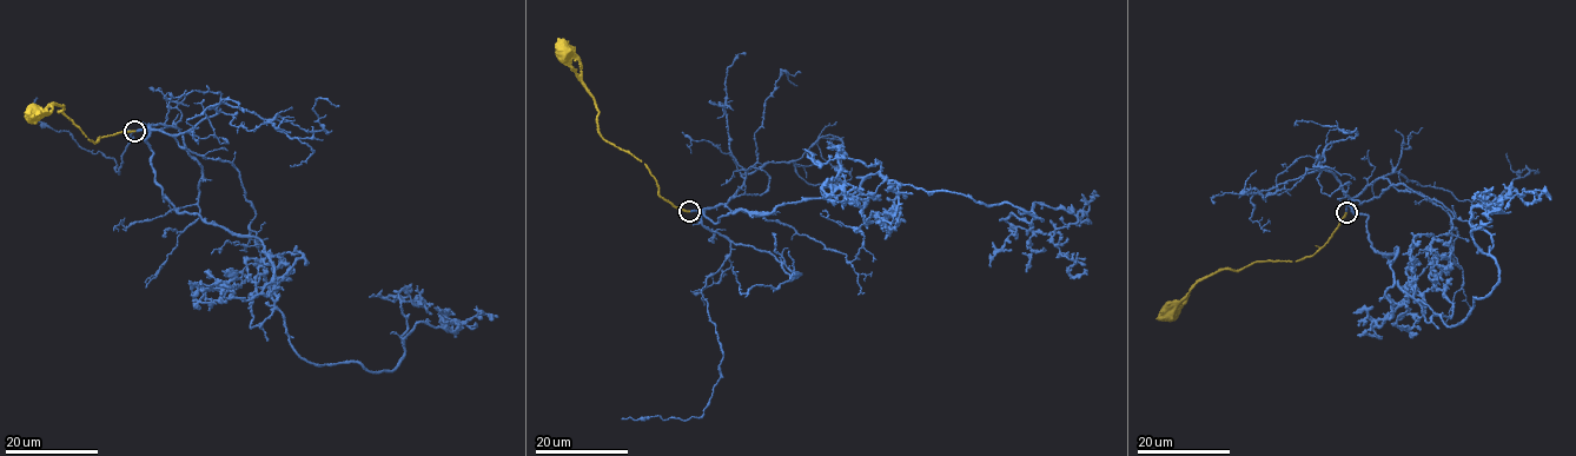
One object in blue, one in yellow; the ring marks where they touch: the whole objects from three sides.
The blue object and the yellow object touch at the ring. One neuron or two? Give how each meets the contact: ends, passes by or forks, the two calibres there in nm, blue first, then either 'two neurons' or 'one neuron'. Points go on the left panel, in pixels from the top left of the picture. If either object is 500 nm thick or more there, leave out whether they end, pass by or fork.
blue ends there; yellow ends there; 240 nm thick on the blue side, 240 nm on the other; one neuron

